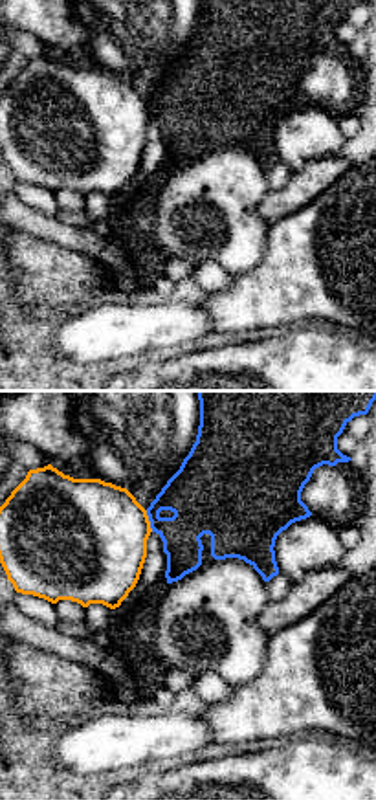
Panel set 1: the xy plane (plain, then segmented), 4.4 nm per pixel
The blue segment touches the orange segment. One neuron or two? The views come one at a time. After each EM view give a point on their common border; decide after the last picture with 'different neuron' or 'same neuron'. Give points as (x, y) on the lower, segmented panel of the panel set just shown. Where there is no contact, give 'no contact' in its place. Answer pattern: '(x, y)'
(151, 522)

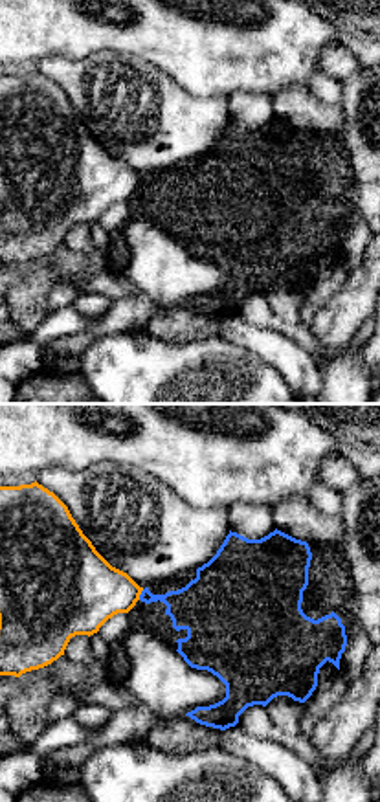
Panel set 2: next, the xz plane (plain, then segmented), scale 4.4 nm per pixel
(140, 595)

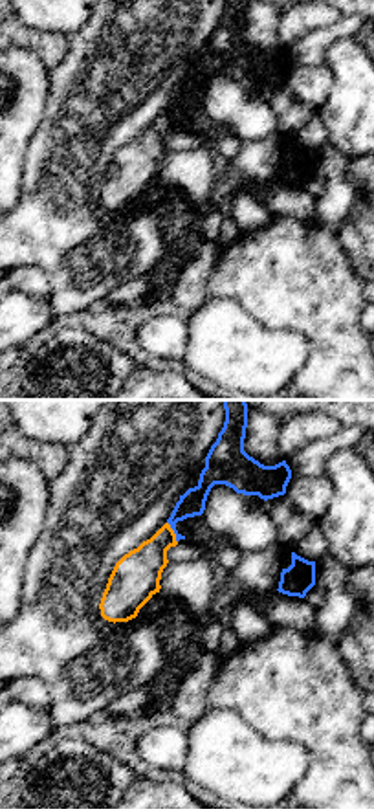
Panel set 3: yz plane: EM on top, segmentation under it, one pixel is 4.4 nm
(175, 532)

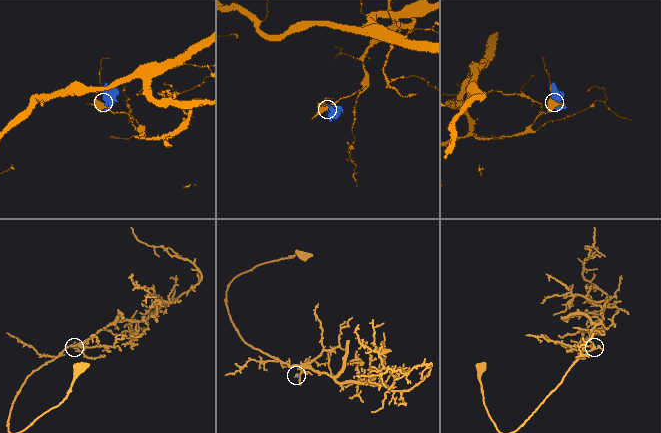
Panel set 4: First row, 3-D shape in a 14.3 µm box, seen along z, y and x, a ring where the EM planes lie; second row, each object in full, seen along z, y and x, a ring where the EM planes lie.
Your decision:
different neuron

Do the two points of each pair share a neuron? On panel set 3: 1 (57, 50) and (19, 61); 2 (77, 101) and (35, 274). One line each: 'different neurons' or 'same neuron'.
1: different neurons
2: different neurons

